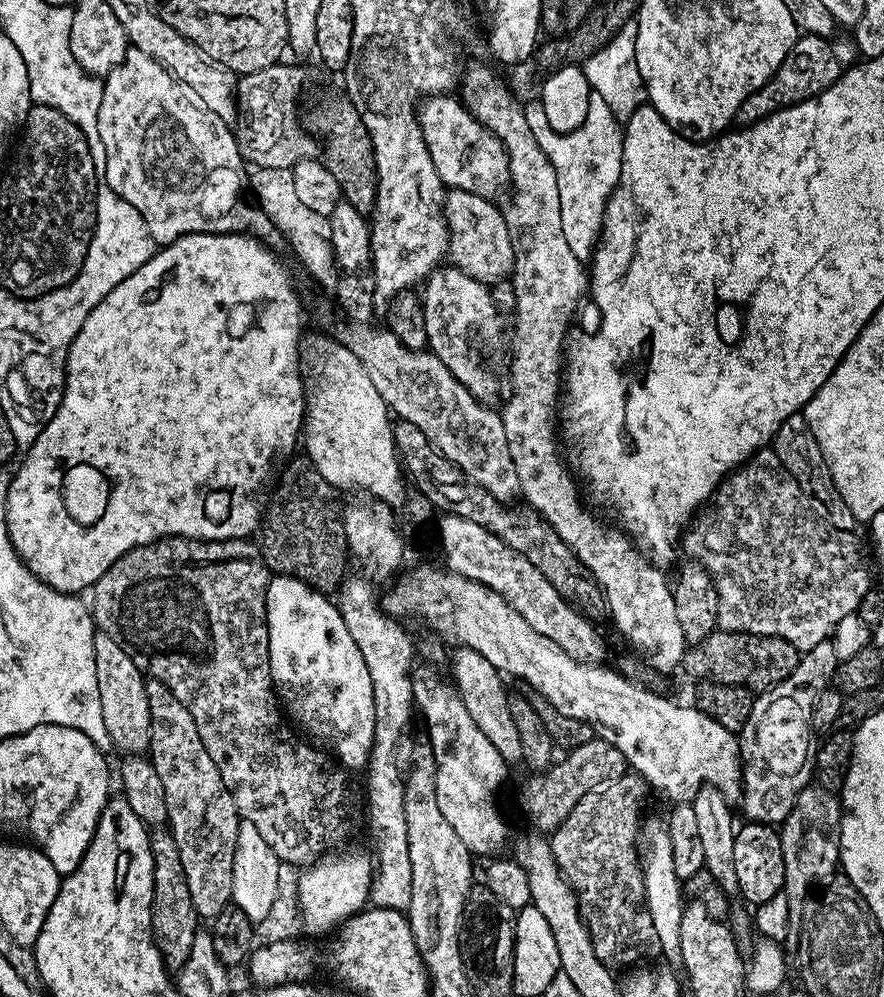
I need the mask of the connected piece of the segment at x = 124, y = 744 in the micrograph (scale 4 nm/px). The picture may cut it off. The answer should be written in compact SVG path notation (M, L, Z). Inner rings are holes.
M97 631L93 635L94 670L98 674L98 698L102 698L102 719L112 739L112 748L121 754L144 754L152 743L150 702L146 698L145 673L134 666L134 658L110 638L110 634Z

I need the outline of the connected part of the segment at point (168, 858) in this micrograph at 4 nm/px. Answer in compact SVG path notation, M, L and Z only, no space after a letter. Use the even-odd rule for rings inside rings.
M167 846L155 853L154 878L152 879L152 936L155 951L164 959L164 967L169 973L176 974L191 957L191 947L198 938L196 924L198 917L194 910L194 902L190 902L190 886L186 886L186 874L182 870L180 855L175 846Z

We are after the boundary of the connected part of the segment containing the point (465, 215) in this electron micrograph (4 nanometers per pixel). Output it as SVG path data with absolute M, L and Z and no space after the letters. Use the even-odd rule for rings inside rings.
M449 189L443 203L443 213L451 233L448 253L451 265L480 284L489 286L505 281L514 264L511 228L505 213L492 203L489 197L458 189Z

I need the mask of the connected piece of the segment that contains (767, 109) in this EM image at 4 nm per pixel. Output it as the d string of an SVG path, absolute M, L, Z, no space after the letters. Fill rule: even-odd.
M800 34L797 35L794 46L782 58L782 66L772 75L768 83L762 85L742 106L738 106L735 123L740 126L747 126L766 118L777 112L779 108L786 108L789 104L797 104L800 100L808 100L817 96L822 90L826 90L840 77L842 63L836 57L836 52L830 46L827 39L820 36Z

